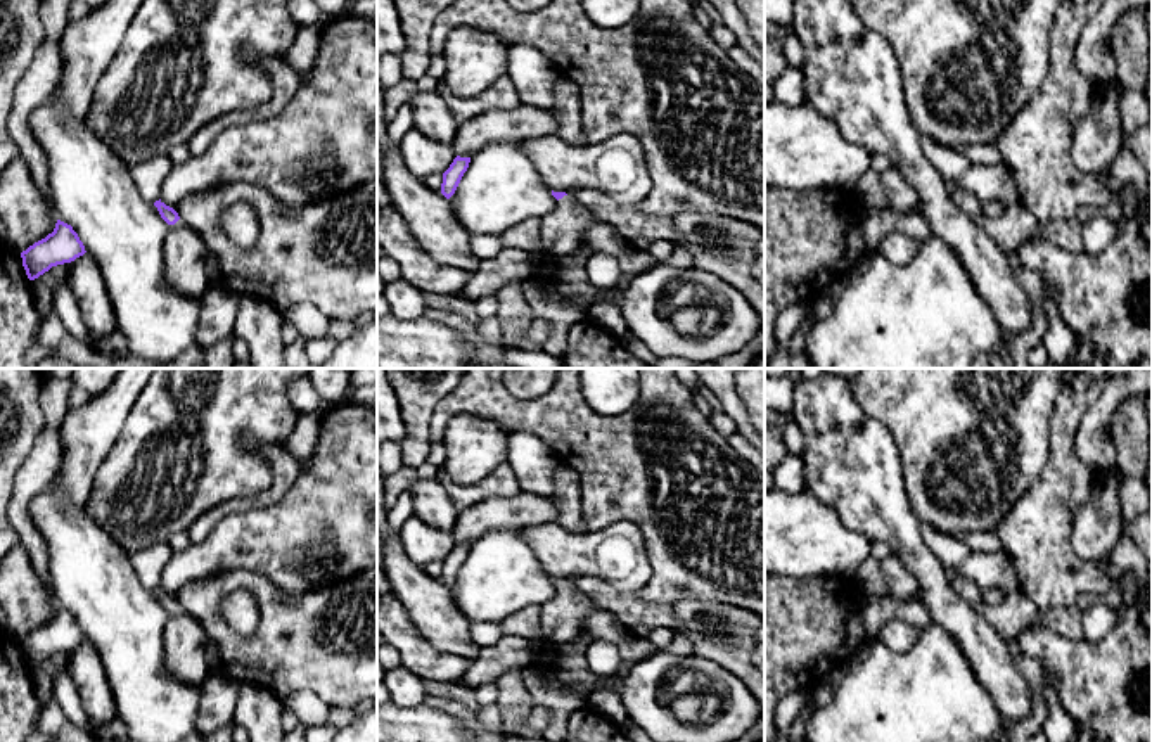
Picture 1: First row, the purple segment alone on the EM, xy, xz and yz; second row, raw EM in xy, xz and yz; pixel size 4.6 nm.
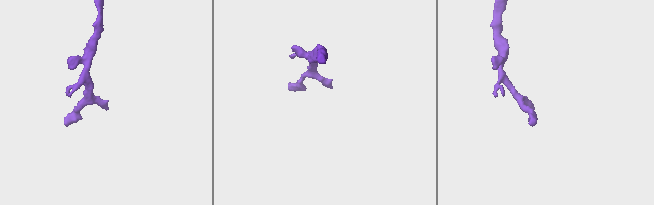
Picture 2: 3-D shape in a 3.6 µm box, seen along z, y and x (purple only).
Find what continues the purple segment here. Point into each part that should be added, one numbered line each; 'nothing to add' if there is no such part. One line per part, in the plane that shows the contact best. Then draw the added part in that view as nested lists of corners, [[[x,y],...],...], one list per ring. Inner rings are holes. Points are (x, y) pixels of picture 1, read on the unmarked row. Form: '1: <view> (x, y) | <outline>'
1: xz (563, 618) | [[[564,583],[557,595],[541,605],[541,635],[554,643],[571,642],[583,631],[585,617],[597,609],[586,593]]]

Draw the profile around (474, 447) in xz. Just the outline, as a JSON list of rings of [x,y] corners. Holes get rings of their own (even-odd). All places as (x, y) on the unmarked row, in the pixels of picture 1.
[[[472,413],[455,415],[443,432],[443,443],[443,474],[450,484],[472,486],[509,460],[509,431]]]

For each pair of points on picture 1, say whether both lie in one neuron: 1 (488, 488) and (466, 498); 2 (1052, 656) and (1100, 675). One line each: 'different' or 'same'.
1: same
2: same

